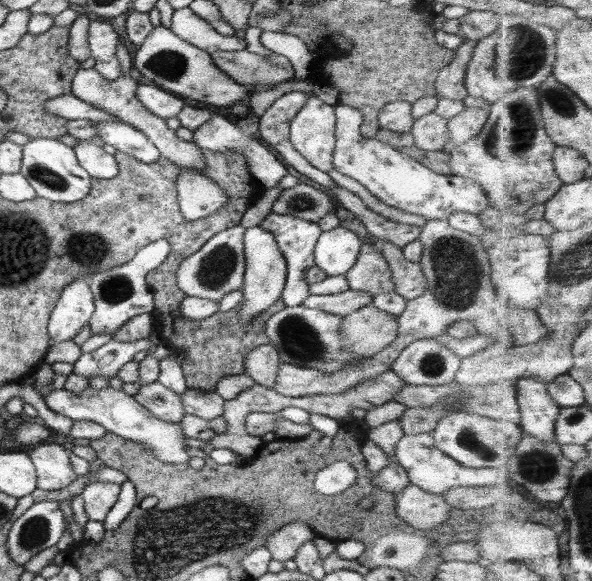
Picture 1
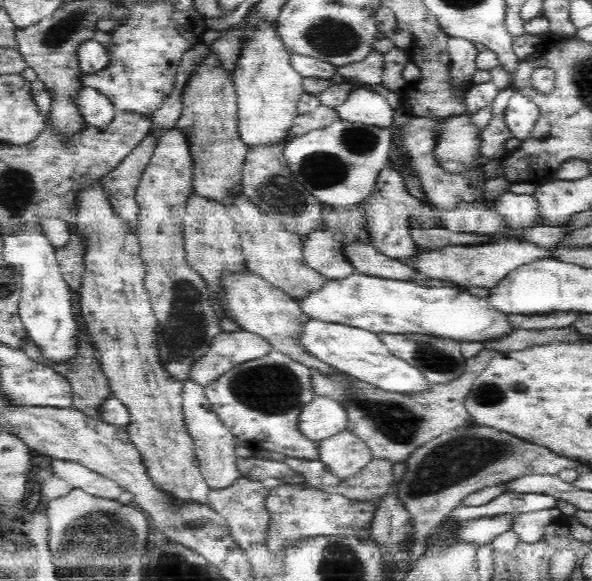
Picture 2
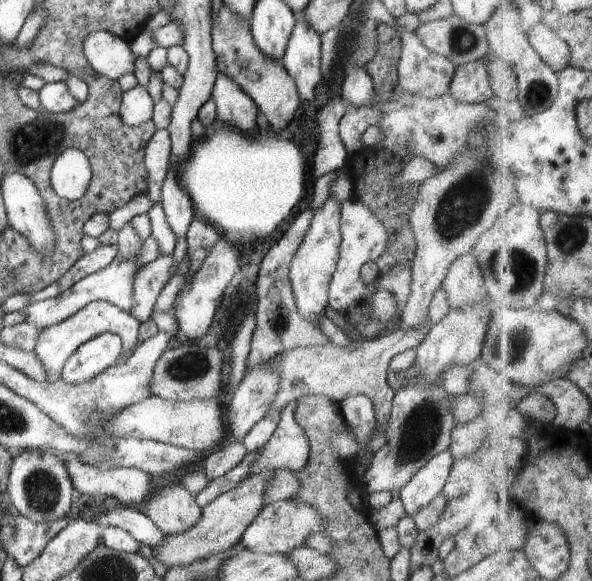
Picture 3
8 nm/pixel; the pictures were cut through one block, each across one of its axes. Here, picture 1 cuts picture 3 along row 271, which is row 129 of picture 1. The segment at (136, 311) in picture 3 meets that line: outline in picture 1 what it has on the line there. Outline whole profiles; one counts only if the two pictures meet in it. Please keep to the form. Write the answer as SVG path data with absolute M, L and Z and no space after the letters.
M79 67L74 75L71 94L80 98L84 103L88 103L91 107L112 114L122 120L123 123L146 134L148 139L158 148L161 157L170 160L174 165L206 174L207 165L201 154L201 149L194 142L187 142L179 138L176 132L166 125L166 120L155 116L148 108L143 106L142 102L137 100L136 90L138 85L139 83L133 80L131 76L123 75L118 77L117 80L107 81L94 67L89 69Z

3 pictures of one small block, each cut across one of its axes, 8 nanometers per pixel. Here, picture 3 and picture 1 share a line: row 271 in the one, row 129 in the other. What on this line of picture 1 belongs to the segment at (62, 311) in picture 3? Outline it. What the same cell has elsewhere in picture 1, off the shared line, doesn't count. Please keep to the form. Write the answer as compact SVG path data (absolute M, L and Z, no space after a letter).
M97 122L98 133L106 144L110 144L116 151L126 153L139 162L153 164L161 160L158 148L148 139L146 134L126 123Z

